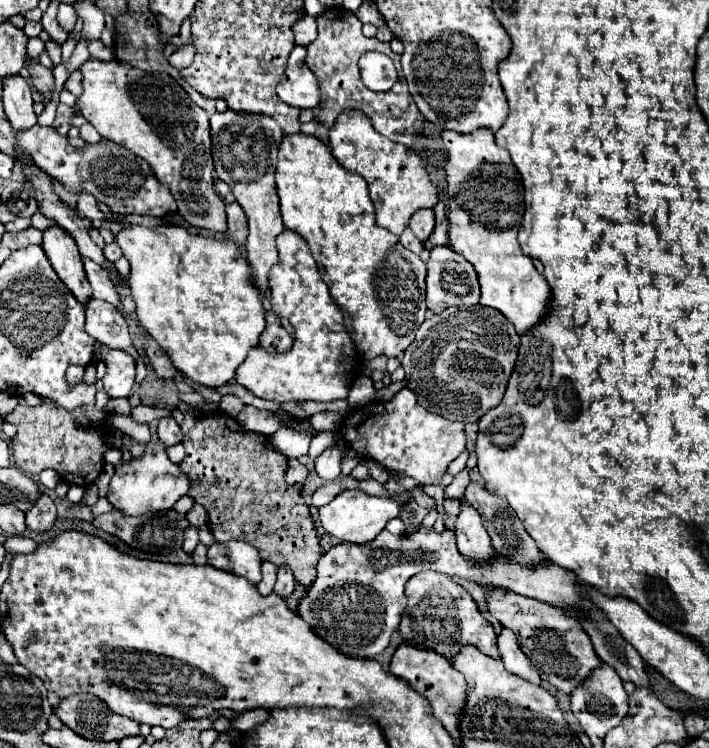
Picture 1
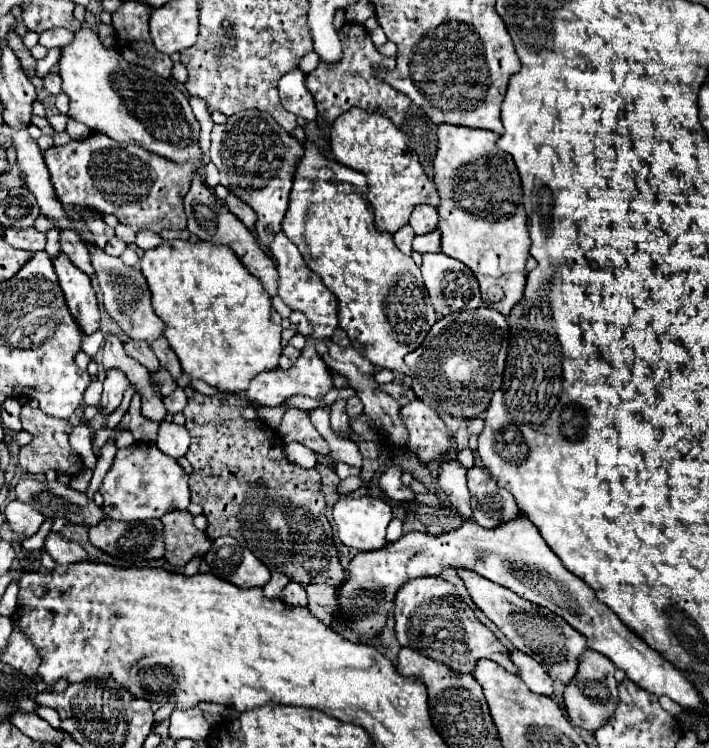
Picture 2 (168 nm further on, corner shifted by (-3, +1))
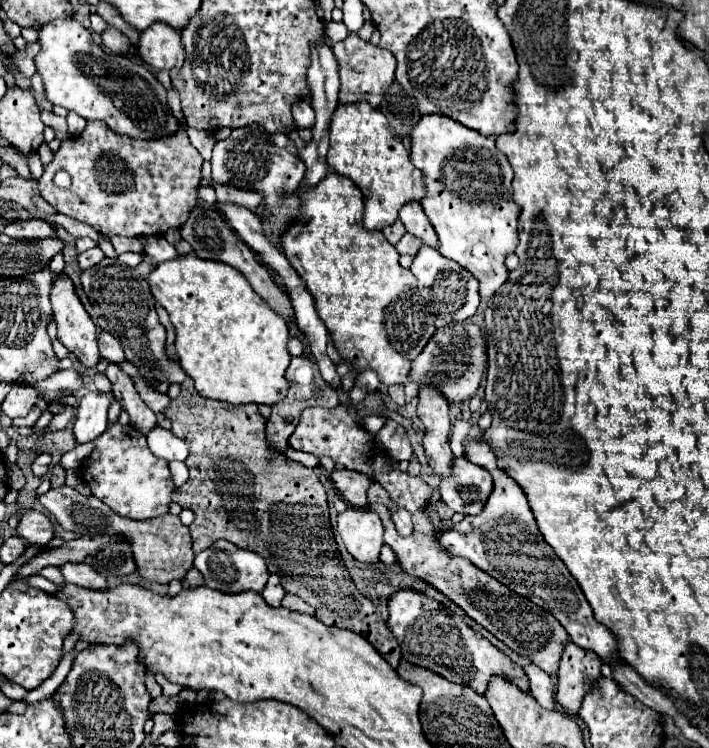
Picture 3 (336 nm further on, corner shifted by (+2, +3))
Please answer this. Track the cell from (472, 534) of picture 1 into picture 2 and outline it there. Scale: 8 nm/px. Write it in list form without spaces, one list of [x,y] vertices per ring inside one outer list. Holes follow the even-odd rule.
[[[445,458],[439,474],[437,474],[437,482],[439,488],[447,494],[449,502],[459,510],[459,514],[467,520],[471,520],[471,508],[469,508],[469,490],[467,490],[467,480],[465,480],[465,468],[461,466],[459,460],[451,460]]]

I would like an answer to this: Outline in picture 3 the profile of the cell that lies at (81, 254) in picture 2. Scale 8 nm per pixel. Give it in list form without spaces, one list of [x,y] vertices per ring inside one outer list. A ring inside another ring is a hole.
[[[36,218],[18,222],[18,224],[8,224],[4,234],[8,234],[10,238],[18,238],[18,240],[56,238],[56,230],[46,220],[36,220]]]

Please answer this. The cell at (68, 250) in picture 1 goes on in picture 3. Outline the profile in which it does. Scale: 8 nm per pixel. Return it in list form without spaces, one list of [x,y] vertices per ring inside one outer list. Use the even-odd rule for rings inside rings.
[[[64,272],[62,274],[54,274],[50,300],[52,300],[52,310],[54,310],[54,322],[58,326],[58,340],[70,352],[74,352],[80,358],[84,368],[92,368],[100,360],[100,352],[98,352],[98,344],[96,344],[96,324],[92,322],[90,314],[84,310],[84,304],[80,302],[72,280]]]

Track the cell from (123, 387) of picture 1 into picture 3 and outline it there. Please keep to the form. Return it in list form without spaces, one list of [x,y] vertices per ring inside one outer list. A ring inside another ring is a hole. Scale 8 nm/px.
[[[96,392],[96,394],[82,396],[74,422],[74,436],[78,442],[94,440],[106,430],[108,426],[106,414],[114,400],[116,398],[110,392]]]

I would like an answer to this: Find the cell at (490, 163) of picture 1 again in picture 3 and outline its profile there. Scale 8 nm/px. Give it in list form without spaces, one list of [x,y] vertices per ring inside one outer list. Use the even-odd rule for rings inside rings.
[[[428,114],[428,116],[422,116],[420,118],[420,122],[414,126],[414,130],[412,130],[412,152],[410,152],[410,160],[412,160],[412,164],[416,166],[416,168],[420,168],[422,172],[424,172],[424,178],[426,178],[426,196],[420,200],[420,204],[422,204],[422,208],[424,208],[424,212],[426,212],[426,216],[428,216],[428,220],[430,220],[430,224],[434,226],[434,230],[436,230],[436,234],[438,234],[438,252],[442,254],[442,256],[446,256],[446,258],[450,258],[450,260],[454,260],[454,262],[458,262],[460,266],[464,266],[478,282],[480,282],[480,296],[482,296],[482,300],[492,300],[492,296],[496,294],[496,290],[508,280],[508,268],[506,268],[506,264],[504,264],[504,260],[506,260],[506,256],[510,254],[510,252],[514,252],[516,250],[516,246],[518,246],[518,216],[520,216],[520,206],[512,200],[512,168],[510,168],[510,164],[508,164],[508,160],[506,160],[506,156],[496,148],[496,138],[492,138],[492,136],[482,136],[480,132],[476,132],[476,130],[472,130],[472,128],[466,128],[466,126],[462,126],[460,122],[456,122],[456,120],[452,120],[452,118],[448,118],[448,116],[436,116],[436,114]]]

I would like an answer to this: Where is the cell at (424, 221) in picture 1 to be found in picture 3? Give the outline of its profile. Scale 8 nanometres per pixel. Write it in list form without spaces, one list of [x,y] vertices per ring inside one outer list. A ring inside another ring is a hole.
[[[408,202],[406,206],[402,206],[400,220],[410,234],[420,238],[424,244],[436,248],[436,232],[432,230],[432,224],[428,222],[420,202]]]

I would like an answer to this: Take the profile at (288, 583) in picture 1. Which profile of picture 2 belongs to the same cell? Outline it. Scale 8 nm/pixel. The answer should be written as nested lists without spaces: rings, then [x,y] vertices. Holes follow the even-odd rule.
[[[289,582],[281,594],[281,600],[289,606],[307,606],[307,592],[301,588],[301,584]]]

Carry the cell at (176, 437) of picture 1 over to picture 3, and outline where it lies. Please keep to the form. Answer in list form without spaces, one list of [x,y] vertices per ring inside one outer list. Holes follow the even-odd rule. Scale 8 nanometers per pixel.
[[[154,426],[148,432],[148,448],[154,456],[164,458],[168,462],[186,460],[186,456],[188,456],[186,444],[178,436],[174,436],[170,430],[164,430],[160,426]]]

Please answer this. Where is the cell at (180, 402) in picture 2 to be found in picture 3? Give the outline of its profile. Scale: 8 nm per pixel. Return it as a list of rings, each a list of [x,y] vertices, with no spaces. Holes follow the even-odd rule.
[[[140,376],[132,377],[132,380],[134,380],[136,389],[140,392],[140,396],[142,396],[142,400],[144,400],[156,414],[158,414],[158,412],[164,412],[164,410],[168,408],[168,404],[170,404],[170,396],[168,396],[168,394],[160,394],[160,392],[152,390],[146,380]]]

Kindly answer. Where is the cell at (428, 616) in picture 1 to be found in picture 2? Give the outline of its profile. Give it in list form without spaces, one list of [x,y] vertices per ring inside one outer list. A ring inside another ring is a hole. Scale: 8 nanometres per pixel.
[[[415,578],[399,588],[395,596],[395,634],[401,646],[441,662],[455,672],[473,672],[477,660],[489,658],[507,672],[519,674],[507,648],[475,618],[473,610],[455,594],[455,586],[441,578]]]

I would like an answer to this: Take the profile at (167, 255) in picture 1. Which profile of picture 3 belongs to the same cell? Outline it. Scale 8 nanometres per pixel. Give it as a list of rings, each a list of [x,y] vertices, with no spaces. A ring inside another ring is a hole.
[[[196,252],[180,254],[172,260],[160,262],[148,274],[148,284],[154,300],[170,314],[170,322],[176,332],[176,356],[184,372],[194,380],[196,390],[212,400],[230,404],[276,404],[284,398],[288,382],[284,382],[284,370],[288,368],[290,354],[286,348],[288,326],[286,322],[266,306],[266,302],[252,290],[248,280],[232,266],[216,260],[198,258]]]

